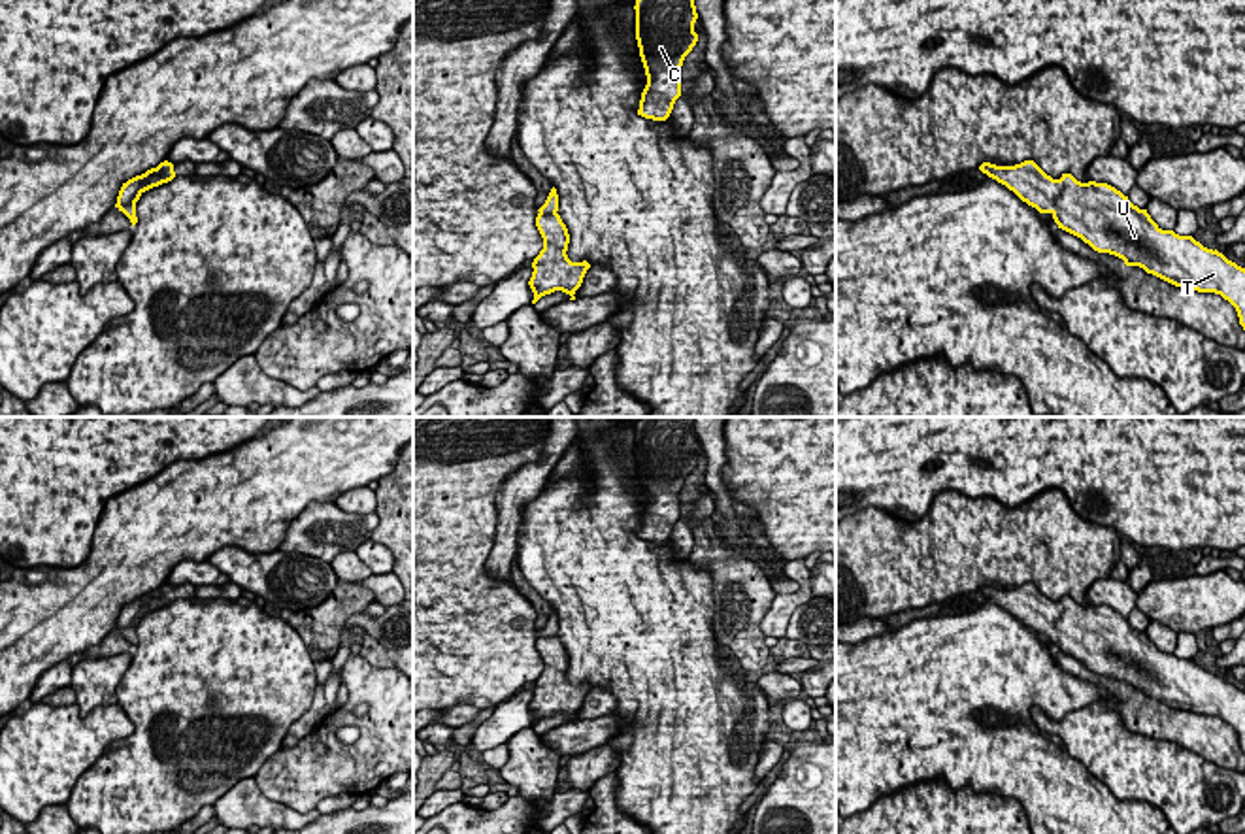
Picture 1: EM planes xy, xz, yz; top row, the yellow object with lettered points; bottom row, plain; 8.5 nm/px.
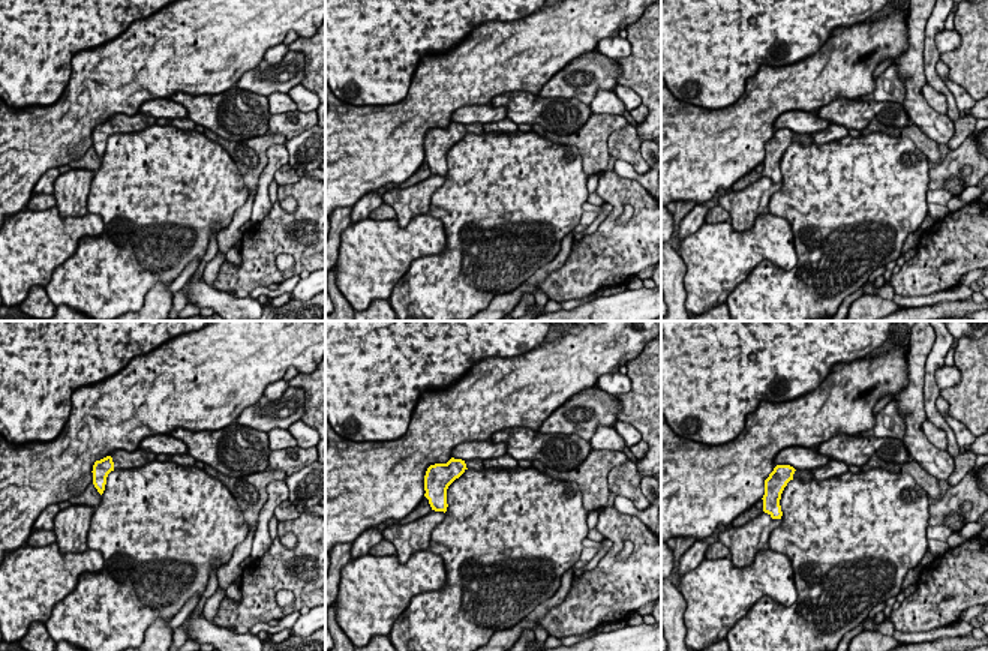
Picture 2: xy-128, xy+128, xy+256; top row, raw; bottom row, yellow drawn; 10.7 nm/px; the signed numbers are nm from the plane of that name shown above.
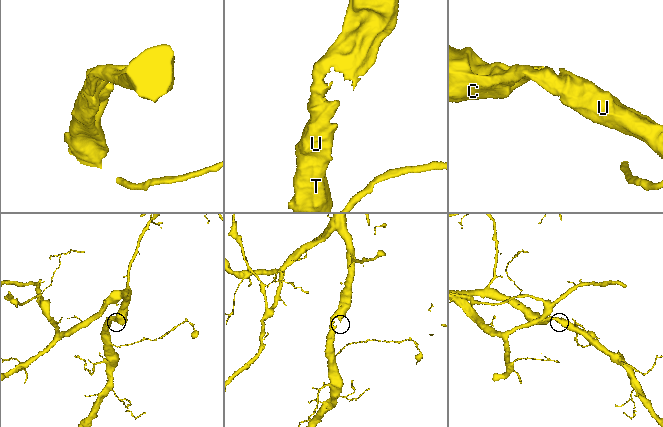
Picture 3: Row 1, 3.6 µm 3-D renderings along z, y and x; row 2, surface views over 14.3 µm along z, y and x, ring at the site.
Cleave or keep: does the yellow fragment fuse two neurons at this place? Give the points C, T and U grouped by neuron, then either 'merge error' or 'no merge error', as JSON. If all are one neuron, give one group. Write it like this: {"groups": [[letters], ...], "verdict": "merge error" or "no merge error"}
{"groups": [["C", "T", "U"]], "verdict": "no merge error"}

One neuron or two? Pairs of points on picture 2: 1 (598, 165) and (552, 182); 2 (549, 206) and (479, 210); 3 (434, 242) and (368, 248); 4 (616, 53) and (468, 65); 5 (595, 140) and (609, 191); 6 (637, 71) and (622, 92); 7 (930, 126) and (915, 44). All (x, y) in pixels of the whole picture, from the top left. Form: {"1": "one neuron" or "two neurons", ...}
{"1": "two neurons", "2": "one neuron", "3": "one neuron", "4": "two neurons", "5": "two neurons", "6": "two neurons", "7": "one neuron"}

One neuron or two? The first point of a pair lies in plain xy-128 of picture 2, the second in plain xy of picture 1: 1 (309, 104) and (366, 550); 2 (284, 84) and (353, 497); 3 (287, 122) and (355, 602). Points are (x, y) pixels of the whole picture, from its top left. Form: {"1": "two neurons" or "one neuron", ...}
{"1": "one neuron", "2": "two neurons", "3": "two neurons"}

